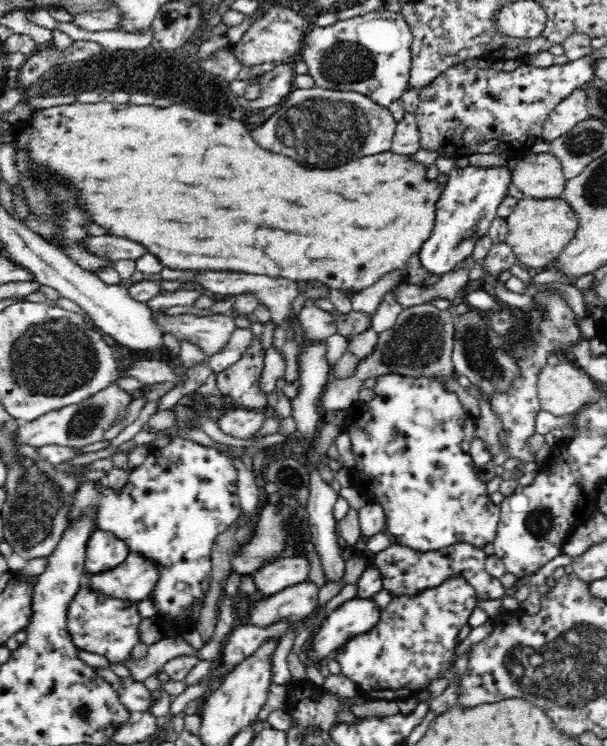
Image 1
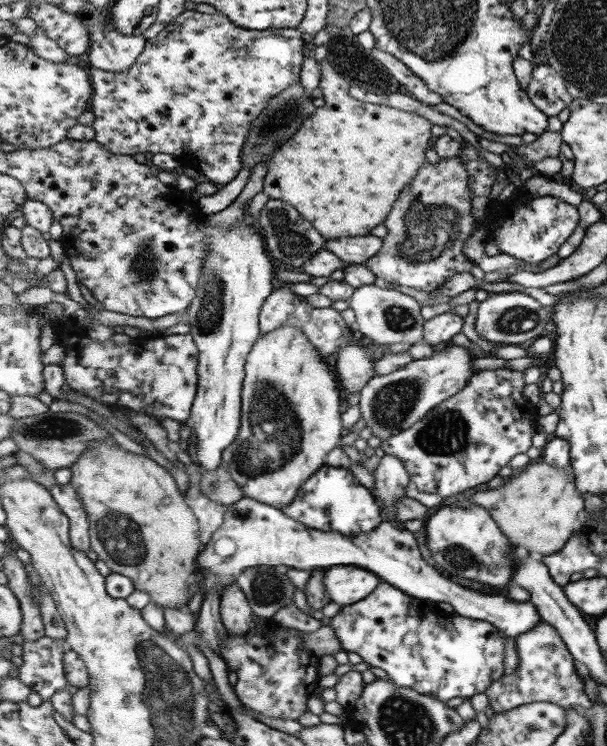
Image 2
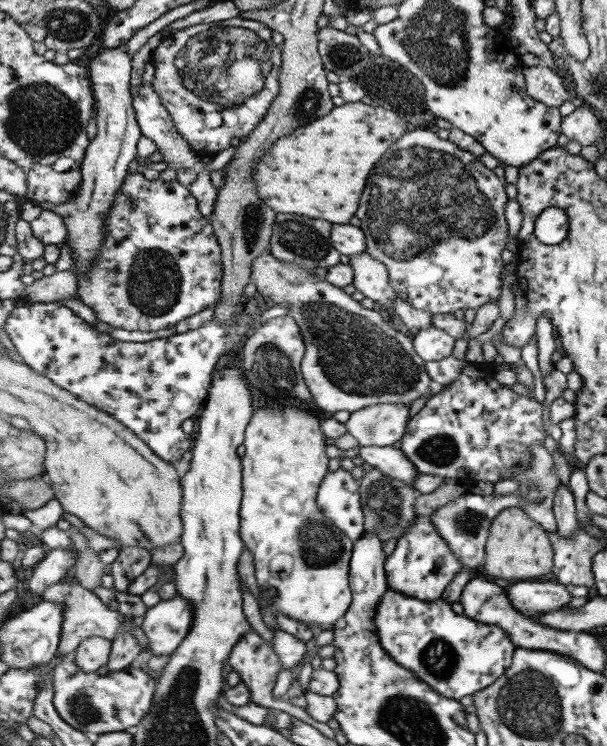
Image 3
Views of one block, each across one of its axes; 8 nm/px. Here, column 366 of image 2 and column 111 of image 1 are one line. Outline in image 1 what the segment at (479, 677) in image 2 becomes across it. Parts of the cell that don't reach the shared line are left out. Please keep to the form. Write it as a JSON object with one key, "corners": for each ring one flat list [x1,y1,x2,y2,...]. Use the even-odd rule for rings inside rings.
{"corners":[[80,588,78,594,72,600,67,614,67,625,70,635,72,635,74,646,76,646,77,650,94,652,100,654,100,656,105,656,110,664,118,664,122,660,128,660,133,644,136,644,136,641,140,639,138,627,142,618,139,617,138,611,136,611,136,604,138,603,110,599,110,597,104,597,100,593]]}

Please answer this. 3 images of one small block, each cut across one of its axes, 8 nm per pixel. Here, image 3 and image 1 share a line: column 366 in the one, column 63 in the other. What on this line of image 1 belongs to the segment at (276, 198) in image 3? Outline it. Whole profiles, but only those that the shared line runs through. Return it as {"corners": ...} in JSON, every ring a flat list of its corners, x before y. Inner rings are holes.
{"corners":[[74,102,74,104,60,104,34,111,25,121,24,124,20,124,18,140,14,142,14,146,17,152,26,152,27,158,36,166,38,180,48,180,48,184,58,182,62,188,74,190,76,208,84,210,84,214,88,214,94,224,102,226,108,235,124,236,142,244,146,253,153,254,159,263,169,270,191,270,196,273,244,272,301,282,316,280,329,289,338,289,346,293,359,291,374,284,392,269,403,270,406,260,417,254,422,243,431,233,435,221,435,202,440,198,444,188,436,181,428,181,425,166,412,162,409,156,394,154,389,150,377,155,363,156,334,170,316,170,316,168,306,170,306,167,300,166,296,160,288,156,262,150,254,142,251,131,246,130,238,120,230,120,218,114,202,114,179,103,168,108,156,108,153,105,136,105,132,102,126,104]]}

